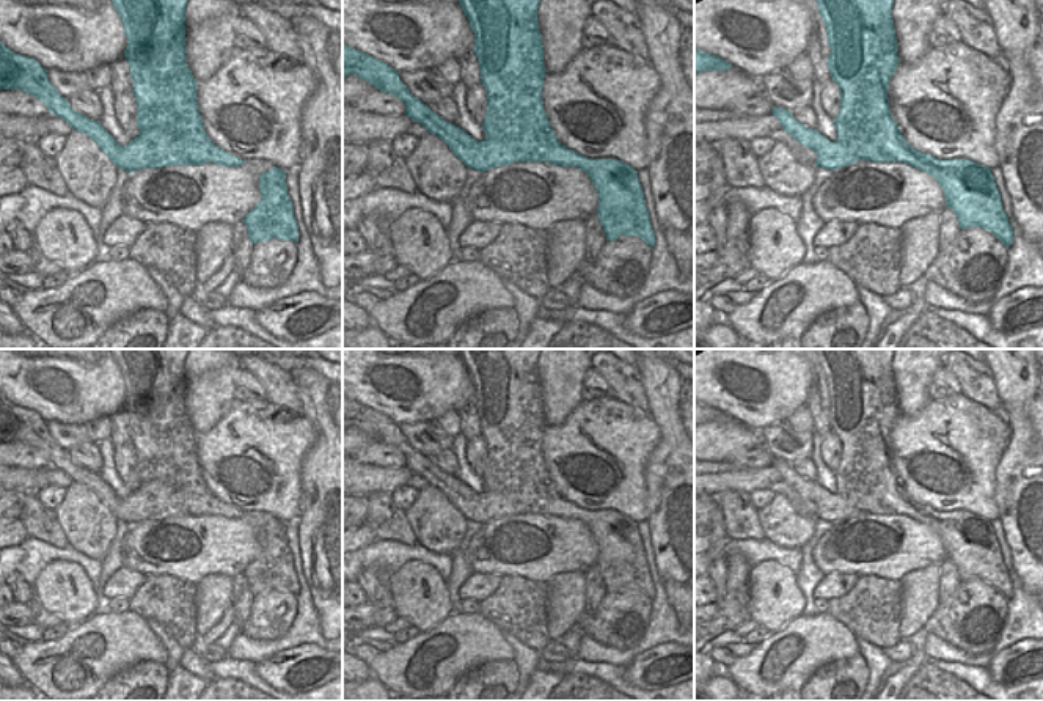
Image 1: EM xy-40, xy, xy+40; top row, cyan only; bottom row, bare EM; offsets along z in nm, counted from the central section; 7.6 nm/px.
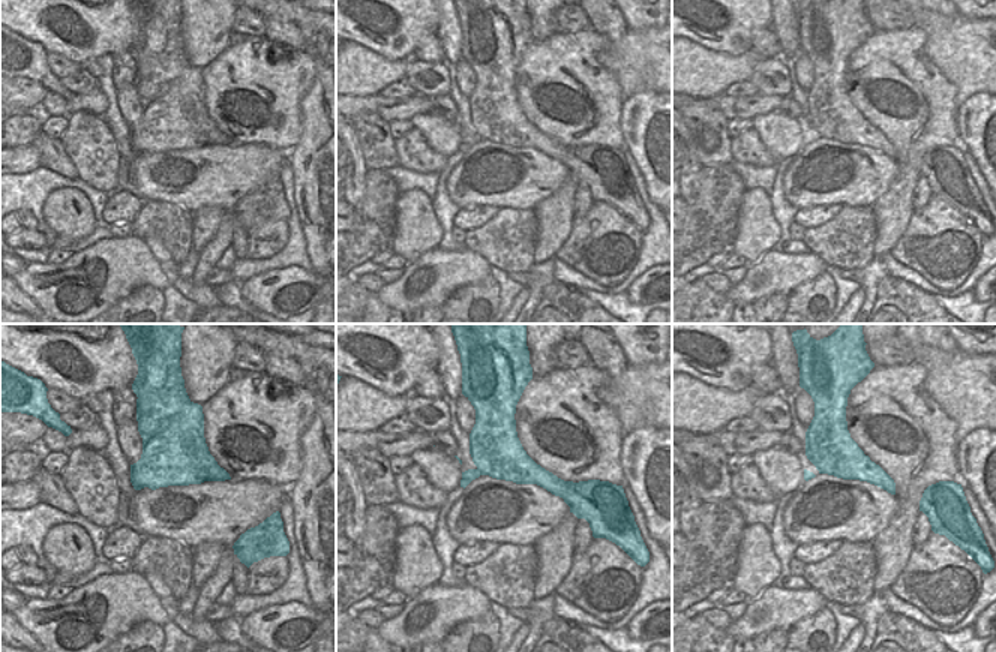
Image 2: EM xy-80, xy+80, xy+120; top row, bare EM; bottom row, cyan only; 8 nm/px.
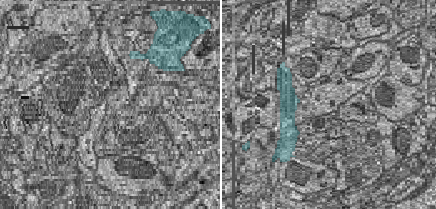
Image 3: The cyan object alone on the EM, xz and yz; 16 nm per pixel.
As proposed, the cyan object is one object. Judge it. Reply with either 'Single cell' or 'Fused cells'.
Fused cells

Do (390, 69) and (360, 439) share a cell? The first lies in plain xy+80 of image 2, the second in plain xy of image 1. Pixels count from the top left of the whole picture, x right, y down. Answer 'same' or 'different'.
same

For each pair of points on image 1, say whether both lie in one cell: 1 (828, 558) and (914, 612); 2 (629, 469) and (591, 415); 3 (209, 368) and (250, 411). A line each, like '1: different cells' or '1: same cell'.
1: different cells
2: same cell
3: different cells

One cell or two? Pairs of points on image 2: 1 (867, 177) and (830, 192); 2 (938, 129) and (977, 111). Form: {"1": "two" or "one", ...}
{"1": "one", "2": "two"}

